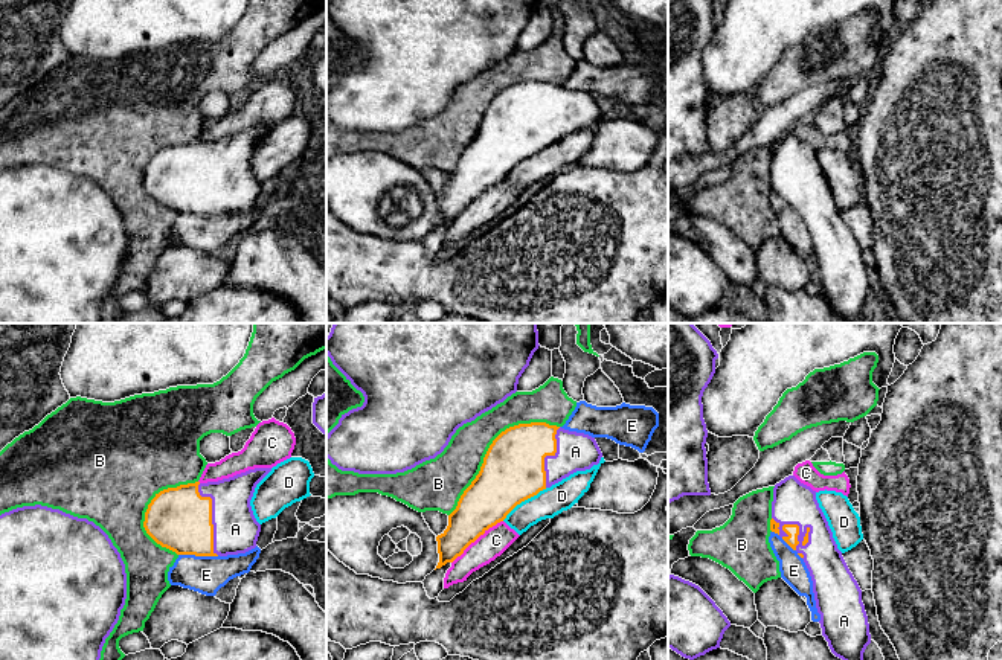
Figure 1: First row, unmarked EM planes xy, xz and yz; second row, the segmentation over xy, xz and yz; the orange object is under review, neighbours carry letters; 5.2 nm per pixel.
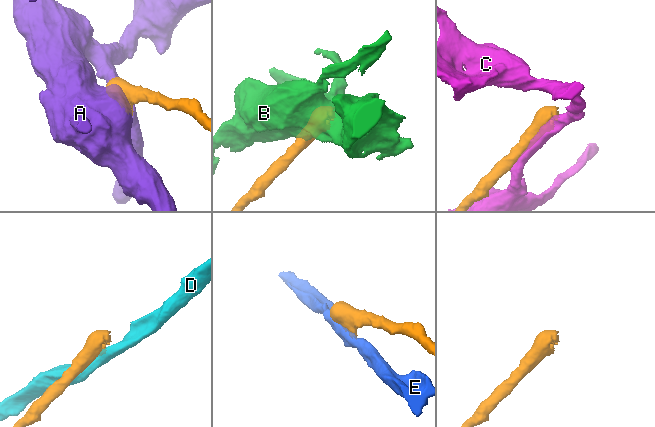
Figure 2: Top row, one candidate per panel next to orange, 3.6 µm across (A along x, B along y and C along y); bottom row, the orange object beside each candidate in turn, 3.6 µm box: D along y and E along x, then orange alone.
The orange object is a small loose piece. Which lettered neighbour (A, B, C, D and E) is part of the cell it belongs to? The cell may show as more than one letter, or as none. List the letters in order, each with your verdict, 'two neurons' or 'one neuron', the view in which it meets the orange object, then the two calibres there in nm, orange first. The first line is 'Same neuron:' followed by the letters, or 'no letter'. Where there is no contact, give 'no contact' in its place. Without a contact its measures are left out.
Same neuron: A
A: one neuron | yz | 70/220 nm
B: two neurons | xz | 320/240 nm
C: two neurons | xz | 260/150 nm
D: two neurons | xz | 320/150 nm
E: two neurons | xy | 340/200 nm

